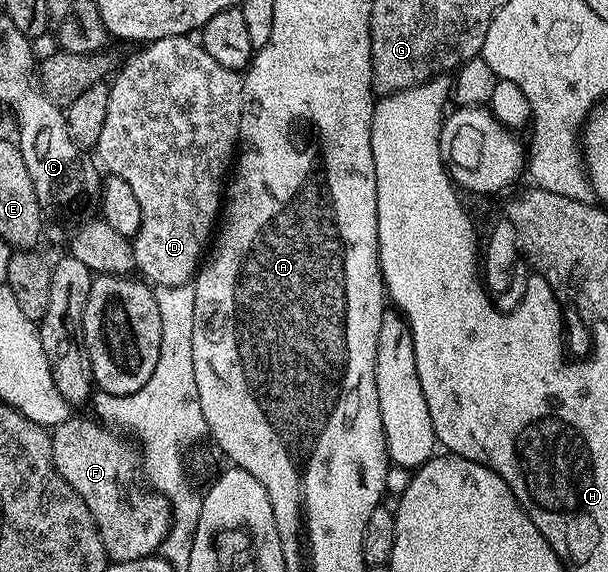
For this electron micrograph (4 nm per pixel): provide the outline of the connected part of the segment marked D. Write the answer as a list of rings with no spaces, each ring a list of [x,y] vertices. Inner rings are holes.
[[[192,36],[163,38],[157,42],[147,43],[143,48],[137,50],[140,51],[125,64],[124,70],[117,69],[111,79],[108,87],[110,104],[106,104],[106,124],[102,124],[102,136],[98,136],[98,144],[94,150],[95,153],[100,153],[101,159],[99,158],[99,161],[102,166],[102,161],[104,161],[105,167],[103,166],[103,169],[108,174],[118,176],[122,180],[126,180],[126,184],[130,184],[130,189],[134,191],[134,196],[138,200],[138,208],[142,208],[140,230],[135,238],[131,239],[135,269],[156,288],[161,286],[187,286],[195,279],[202,265],[202,259],[209,249],[210,239],[213,237],[214,227],[218,222],[218,215],[222,210],[222,195],[226,190],[226,179],[229,177],[234,155],[237,153],[236,142],[238,146],[241,141],[240,109],[242,108],[242,88],[244,84],[237,71],[222,68],[222,64],[218,64],[218,60],[214,60],[214,56],[210,56],[210,52],[206,52],[199,41]]]

